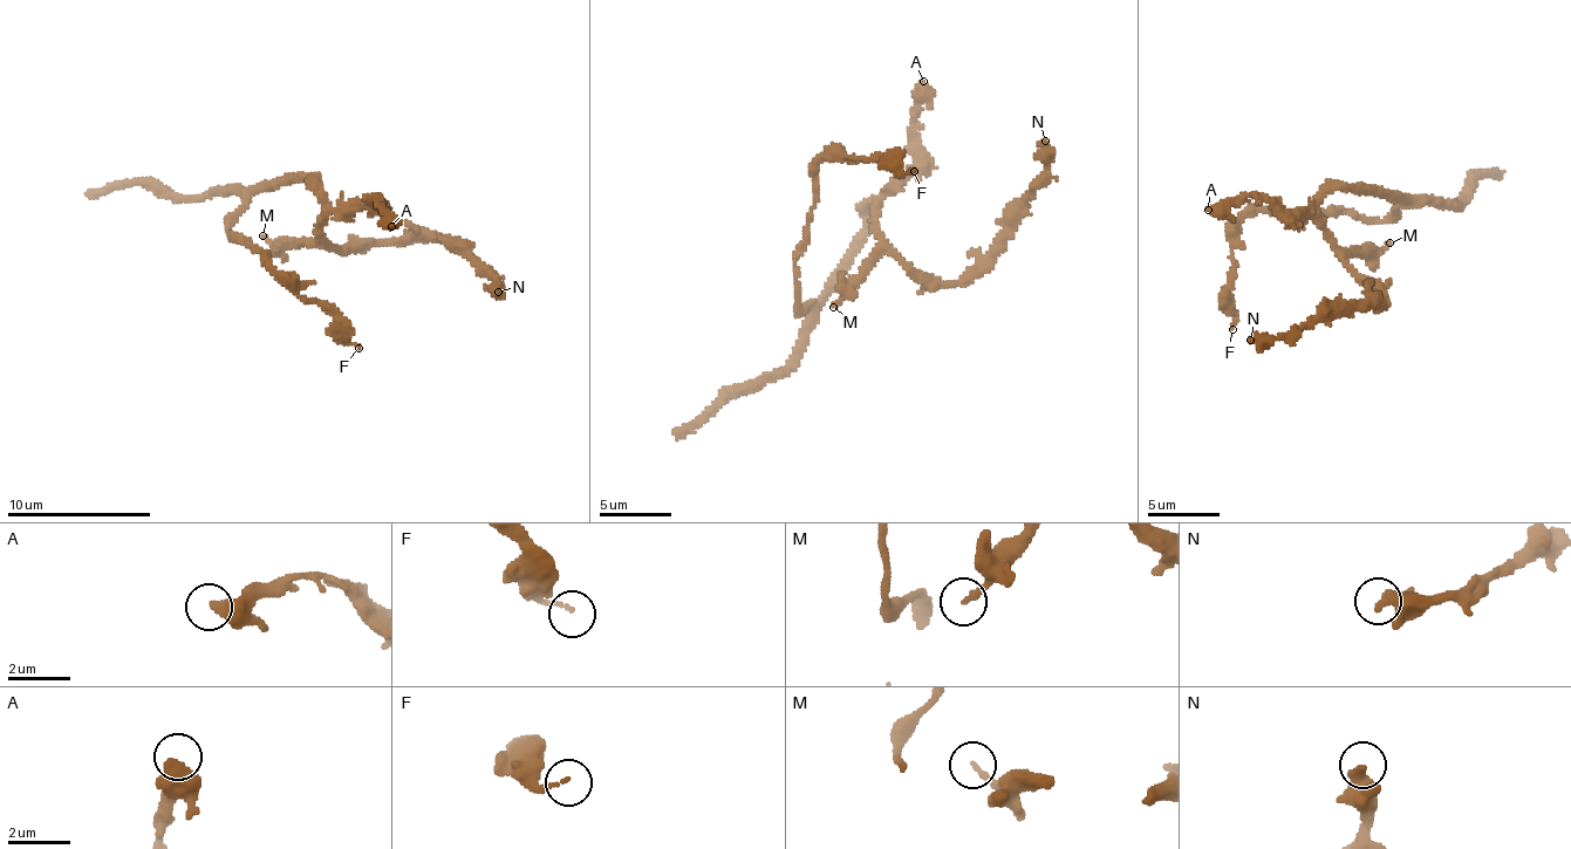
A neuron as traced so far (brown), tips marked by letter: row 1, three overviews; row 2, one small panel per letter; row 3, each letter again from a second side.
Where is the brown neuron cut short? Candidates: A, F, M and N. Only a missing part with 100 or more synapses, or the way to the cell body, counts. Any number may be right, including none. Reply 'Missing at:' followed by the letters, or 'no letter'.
Missing at: no letter

